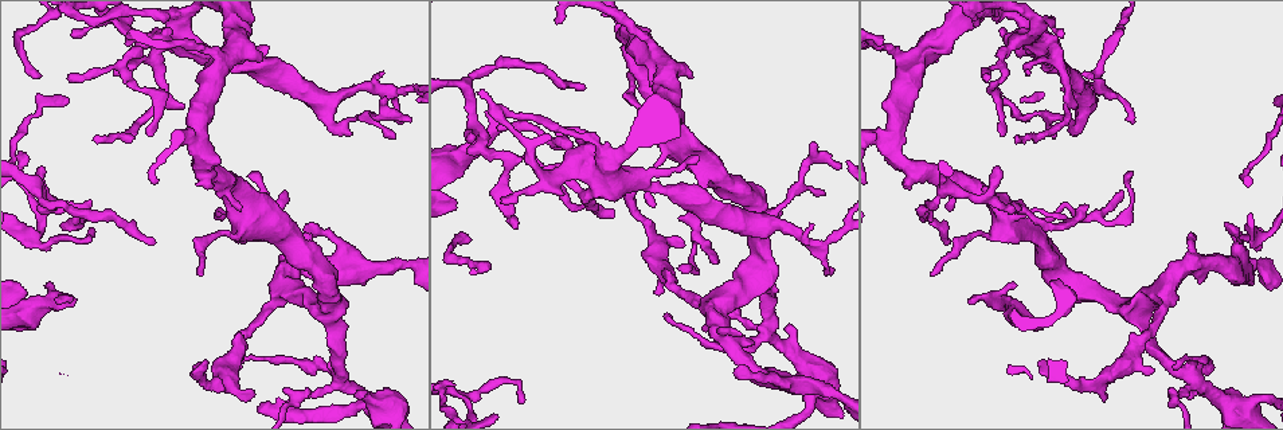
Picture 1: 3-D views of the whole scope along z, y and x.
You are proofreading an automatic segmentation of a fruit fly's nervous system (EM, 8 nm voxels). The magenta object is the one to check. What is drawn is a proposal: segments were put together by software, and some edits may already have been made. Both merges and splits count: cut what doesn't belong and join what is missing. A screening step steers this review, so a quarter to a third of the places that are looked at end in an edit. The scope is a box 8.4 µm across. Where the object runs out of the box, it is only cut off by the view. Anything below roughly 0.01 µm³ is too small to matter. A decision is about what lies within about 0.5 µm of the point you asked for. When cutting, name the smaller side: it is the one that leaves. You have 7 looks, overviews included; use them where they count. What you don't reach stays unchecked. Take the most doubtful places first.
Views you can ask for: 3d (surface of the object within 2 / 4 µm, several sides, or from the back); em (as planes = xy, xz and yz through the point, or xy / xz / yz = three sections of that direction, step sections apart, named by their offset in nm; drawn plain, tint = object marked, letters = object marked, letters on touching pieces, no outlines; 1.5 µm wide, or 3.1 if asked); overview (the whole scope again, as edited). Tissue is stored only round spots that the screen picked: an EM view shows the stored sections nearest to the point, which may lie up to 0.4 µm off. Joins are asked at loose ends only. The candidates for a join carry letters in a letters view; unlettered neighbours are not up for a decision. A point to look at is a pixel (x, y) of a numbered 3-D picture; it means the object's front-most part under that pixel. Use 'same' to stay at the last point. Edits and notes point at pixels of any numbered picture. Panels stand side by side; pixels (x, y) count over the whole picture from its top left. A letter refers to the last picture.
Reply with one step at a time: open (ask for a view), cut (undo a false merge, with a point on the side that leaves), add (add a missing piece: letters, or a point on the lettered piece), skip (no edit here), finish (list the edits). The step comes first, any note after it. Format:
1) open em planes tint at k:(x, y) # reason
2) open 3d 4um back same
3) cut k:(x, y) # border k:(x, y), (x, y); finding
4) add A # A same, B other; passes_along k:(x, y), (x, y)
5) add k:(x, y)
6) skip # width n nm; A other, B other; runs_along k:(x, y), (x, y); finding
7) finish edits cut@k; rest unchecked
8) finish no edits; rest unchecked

open em xy step 8 tint at 1:(1188, 378) # four-way junction

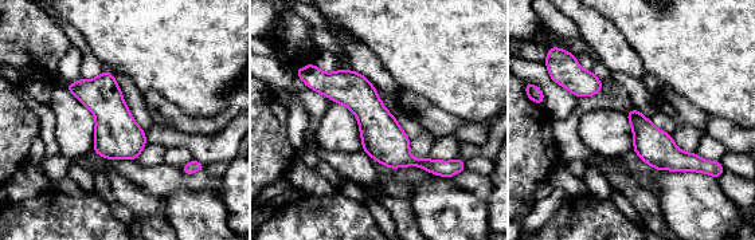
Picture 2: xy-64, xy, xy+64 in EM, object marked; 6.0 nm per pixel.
open em planes tint same

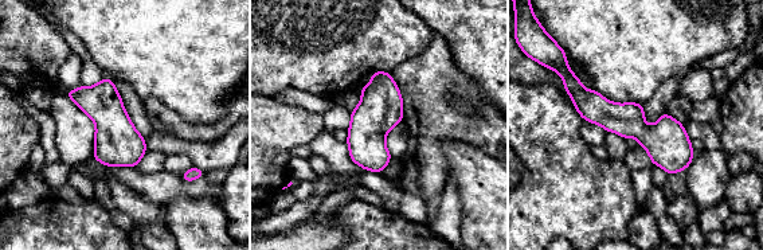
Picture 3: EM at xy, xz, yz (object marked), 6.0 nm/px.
open em planes letters same

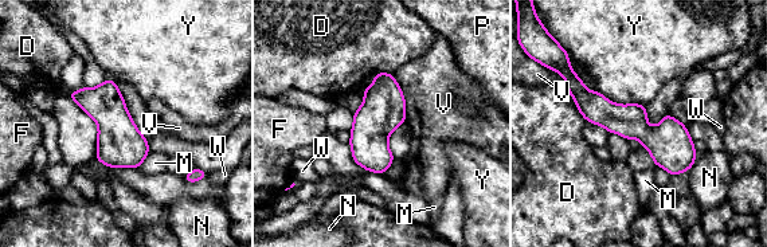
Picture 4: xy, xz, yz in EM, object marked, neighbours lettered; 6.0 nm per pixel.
skip # longest_contact Y 300 nm; D other, F other, M other, N other, P other, V other, W other, Y other; runs_along 4:(570, 86), (689, 163); all the same cell

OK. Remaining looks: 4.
open 3d 4um back at 1:(690, 199) # thick turns thin

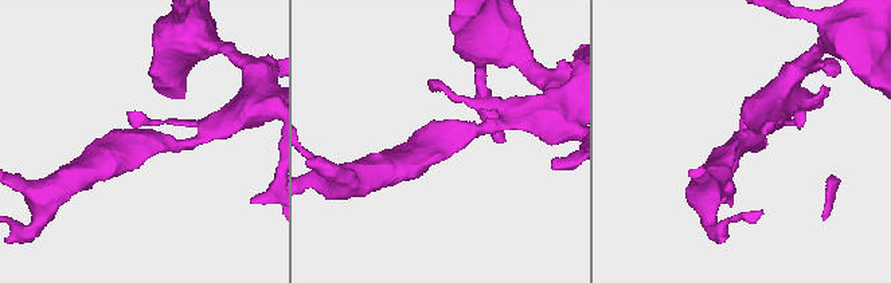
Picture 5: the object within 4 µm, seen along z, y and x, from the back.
open em yz step 8 tint at 5:(439, 143) # arm_widths 160, 340 nm; need the tissue

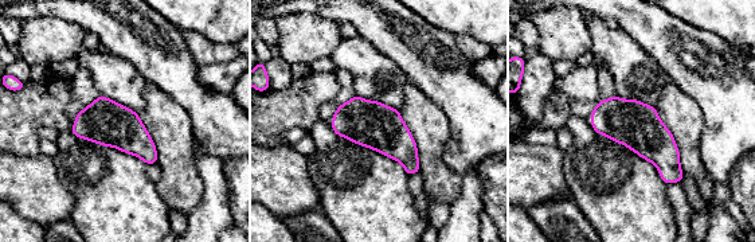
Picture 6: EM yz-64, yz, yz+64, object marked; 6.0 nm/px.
open em planes letters same # another direction

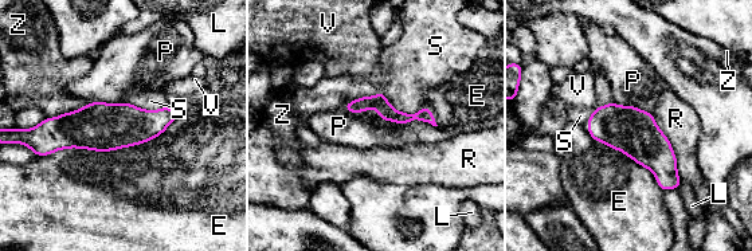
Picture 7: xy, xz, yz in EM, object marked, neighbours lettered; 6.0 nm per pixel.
skip # E other, L other, P other, R other, S other, V other, Z other; runs_along 7:(172, 116), (148, 125), (40, 130); continuous, no second cell

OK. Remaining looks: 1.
finish no edits; rest unchecked

